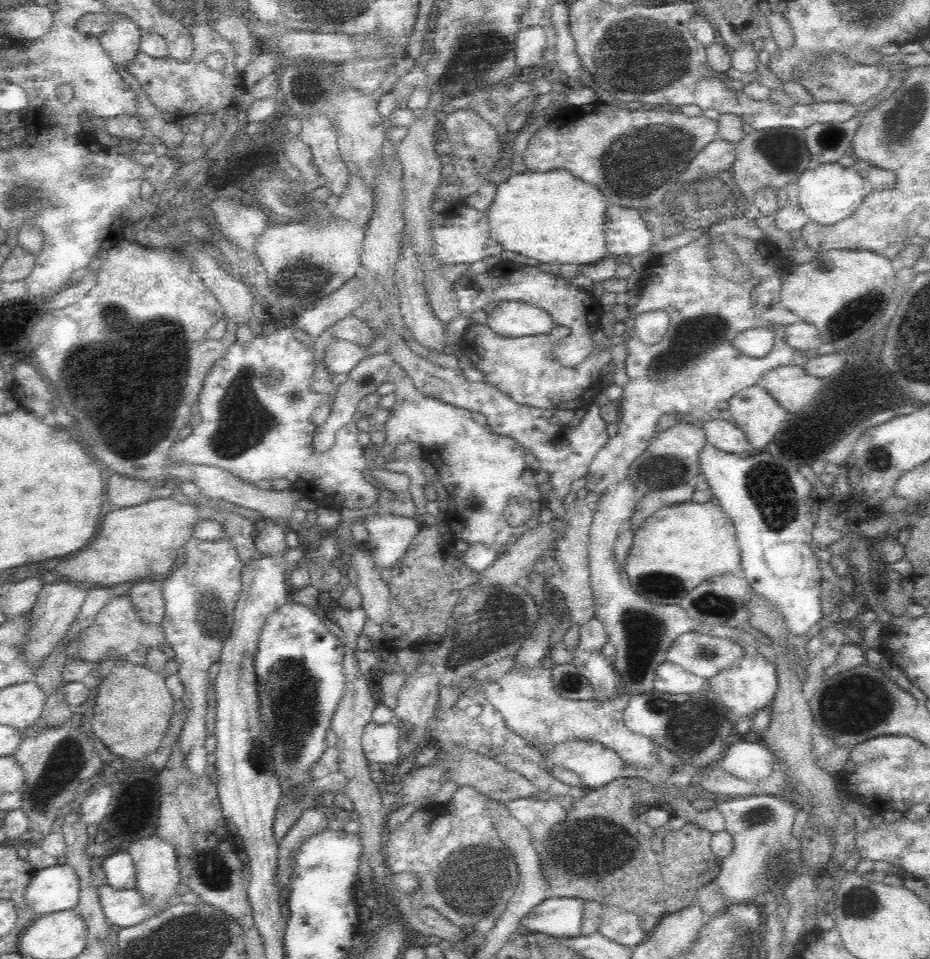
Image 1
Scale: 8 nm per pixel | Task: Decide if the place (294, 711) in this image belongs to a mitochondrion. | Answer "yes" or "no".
yes

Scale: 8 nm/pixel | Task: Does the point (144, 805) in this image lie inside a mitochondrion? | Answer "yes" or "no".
no

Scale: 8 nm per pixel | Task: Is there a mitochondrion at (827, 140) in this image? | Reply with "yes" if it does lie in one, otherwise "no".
yes

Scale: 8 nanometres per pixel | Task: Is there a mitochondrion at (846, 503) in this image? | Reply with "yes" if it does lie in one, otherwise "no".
no

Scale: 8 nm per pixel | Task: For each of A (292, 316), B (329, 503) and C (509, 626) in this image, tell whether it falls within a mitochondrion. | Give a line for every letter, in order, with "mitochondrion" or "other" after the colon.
A: other
B: other
C: mitochondrion

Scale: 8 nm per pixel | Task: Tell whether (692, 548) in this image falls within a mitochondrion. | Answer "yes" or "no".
no

